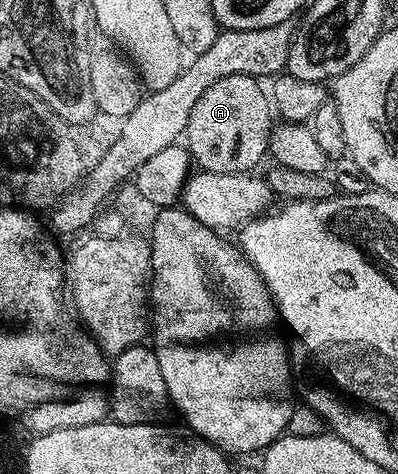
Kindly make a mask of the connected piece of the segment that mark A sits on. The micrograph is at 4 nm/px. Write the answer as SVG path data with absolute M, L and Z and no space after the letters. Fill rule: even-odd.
M235 75L223 77L216 81L196 101L190 111L190 119L186 123L184 138L189 138L187 148L192 156L192 162L202 171L211 173L231 173L244 175L252 172L253 167L261 158L266 158L269 149L269 139L273 136L275 126L275 111L271 106L270 96L260 87L256 78L249 75Z

